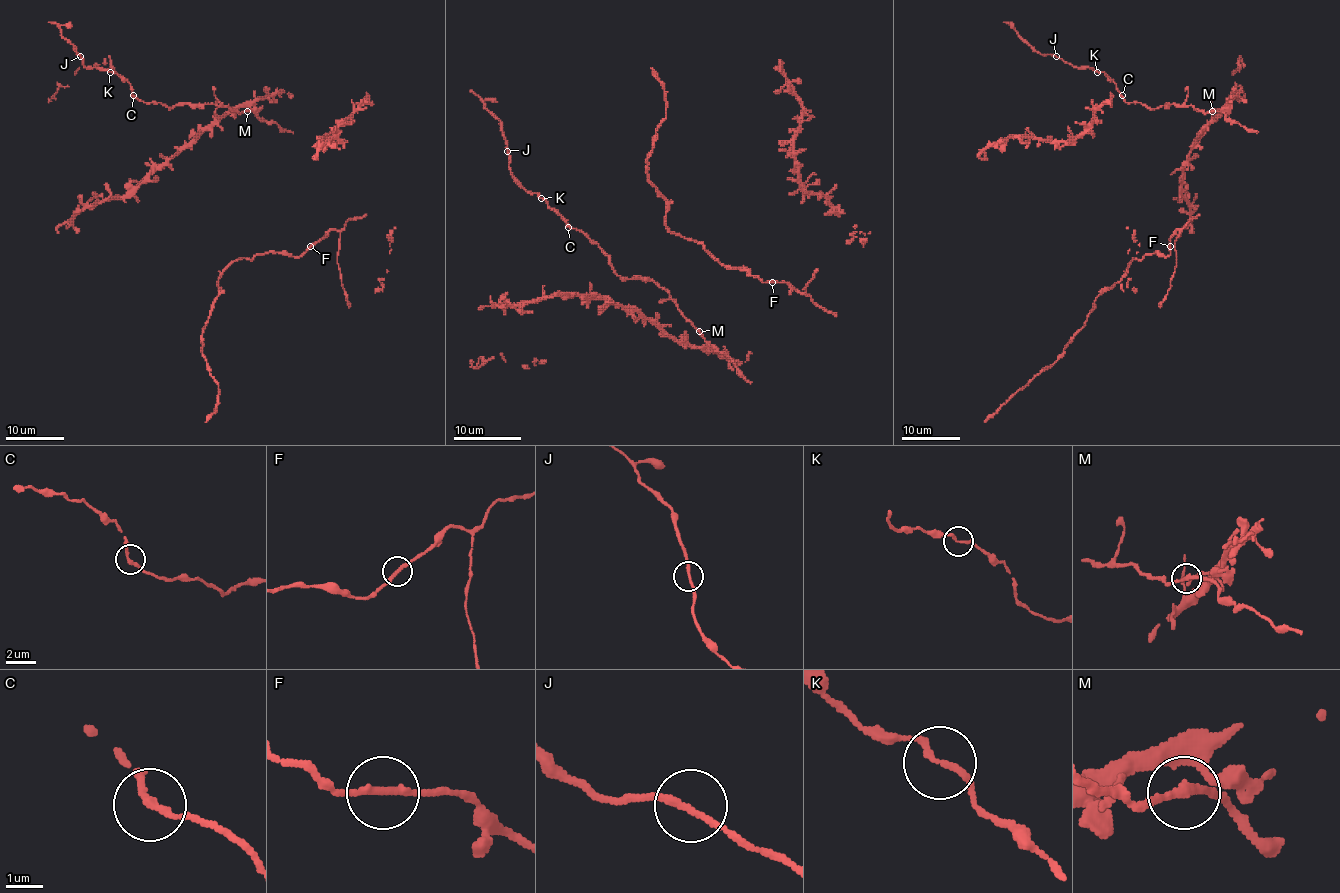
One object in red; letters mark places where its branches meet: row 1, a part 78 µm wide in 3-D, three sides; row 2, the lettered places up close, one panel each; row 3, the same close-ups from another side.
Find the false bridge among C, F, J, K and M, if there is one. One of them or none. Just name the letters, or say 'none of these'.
none of these

